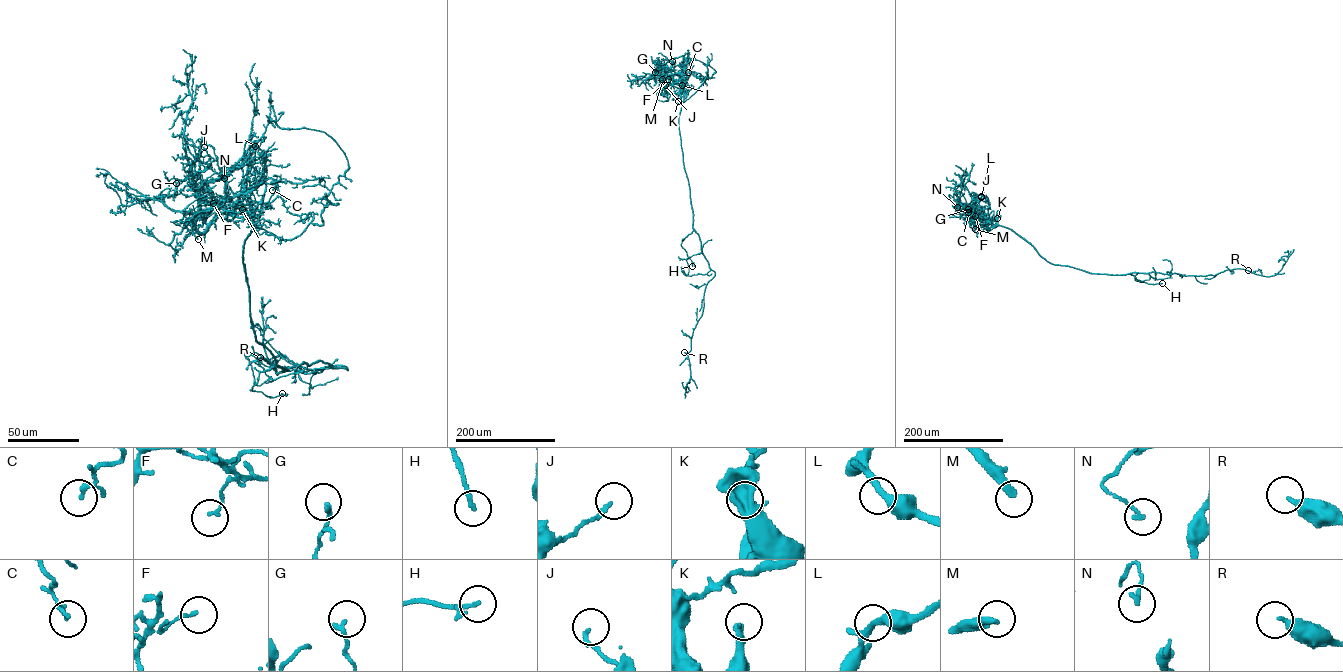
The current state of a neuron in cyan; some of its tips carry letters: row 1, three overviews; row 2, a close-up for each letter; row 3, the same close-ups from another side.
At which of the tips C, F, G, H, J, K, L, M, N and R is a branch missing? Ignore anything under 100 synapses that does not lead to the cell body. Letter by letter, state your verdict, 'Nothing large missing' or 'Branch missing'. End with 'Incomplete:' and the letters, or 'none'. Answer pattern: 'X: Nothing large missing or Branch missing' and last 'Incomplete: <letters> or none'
C: Nothing large missing
F: Nothing large missing
G: Nothing large missing
H: Nothing large missing
J: Nothing large missing
K: Nothing large missing
L: Nothing large missing
M: Branch missing
N: Nothing large missing
R: Nothing large missing
Incomplete: M

